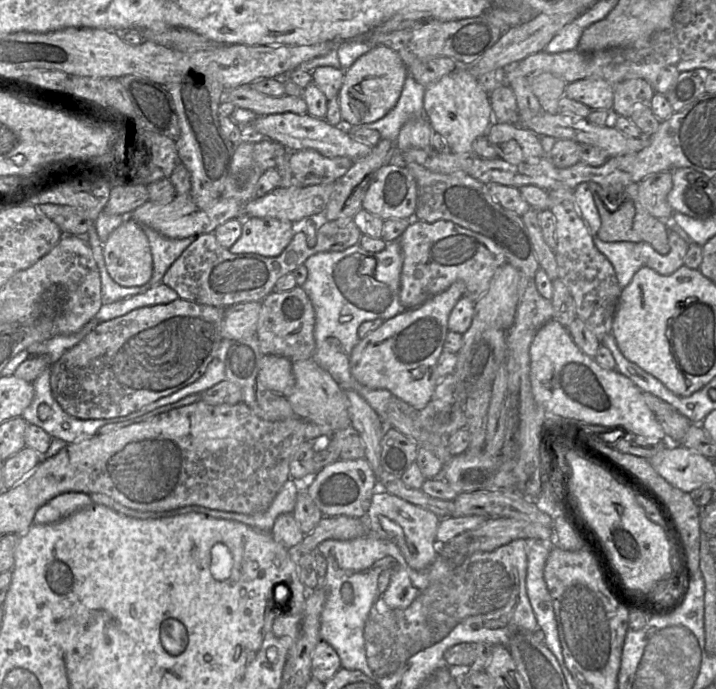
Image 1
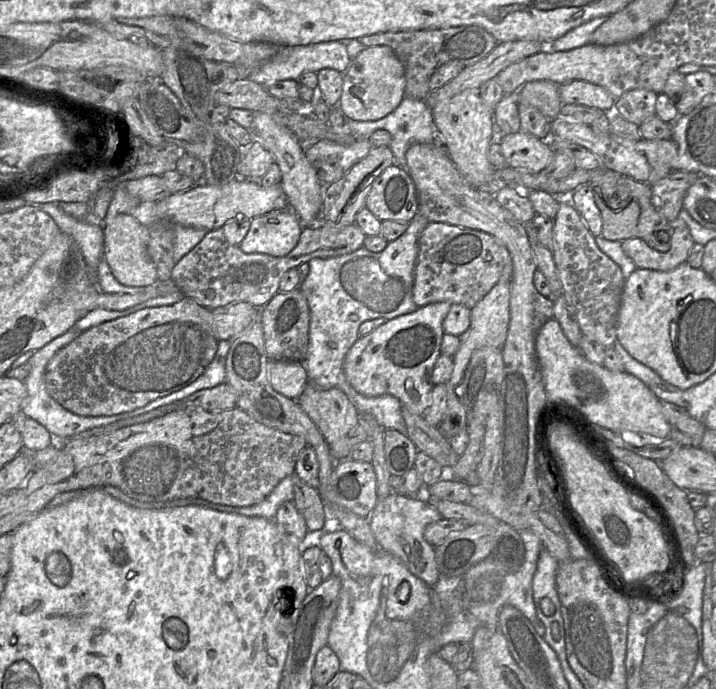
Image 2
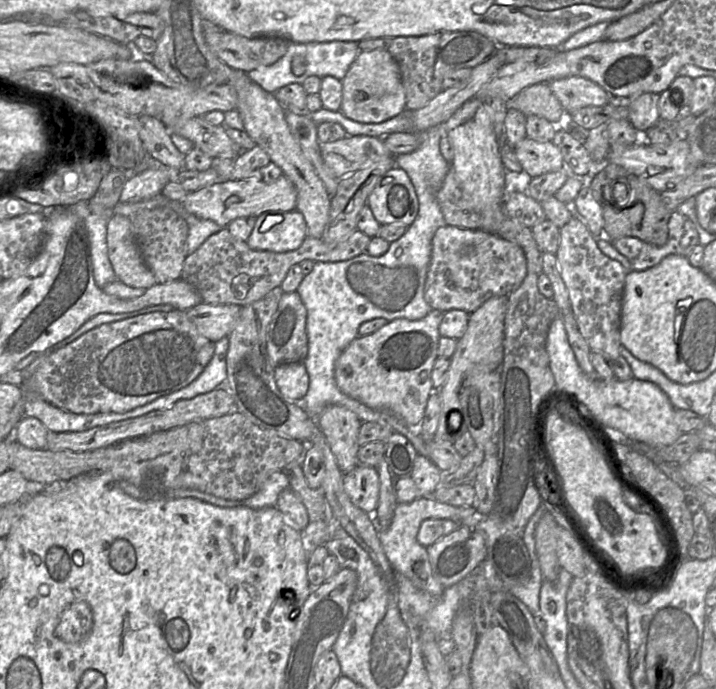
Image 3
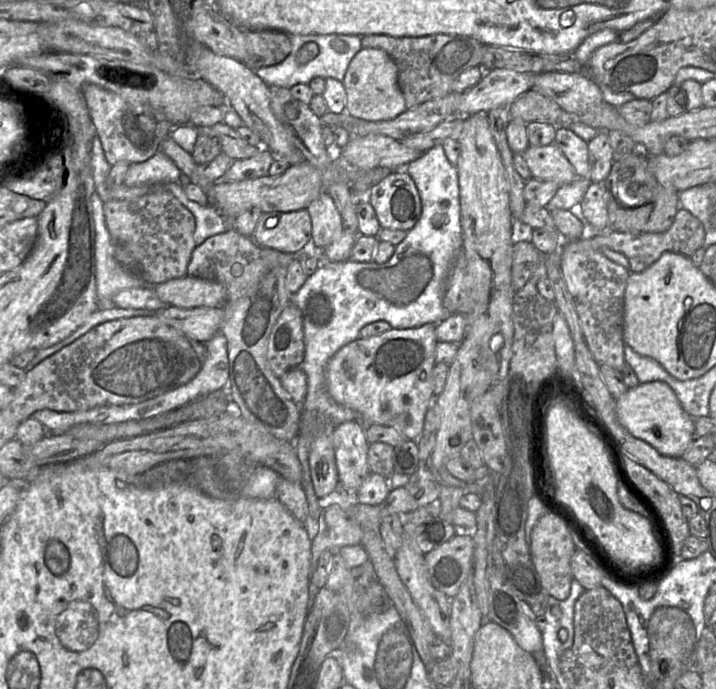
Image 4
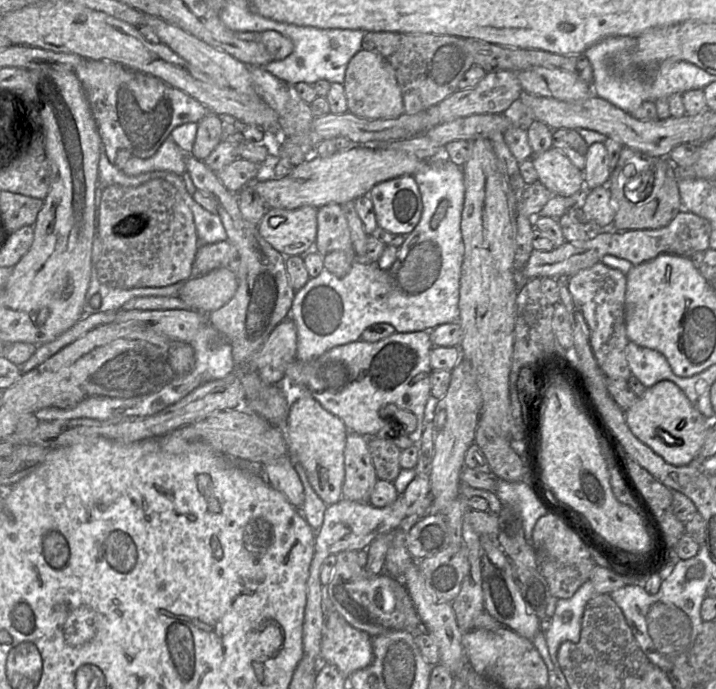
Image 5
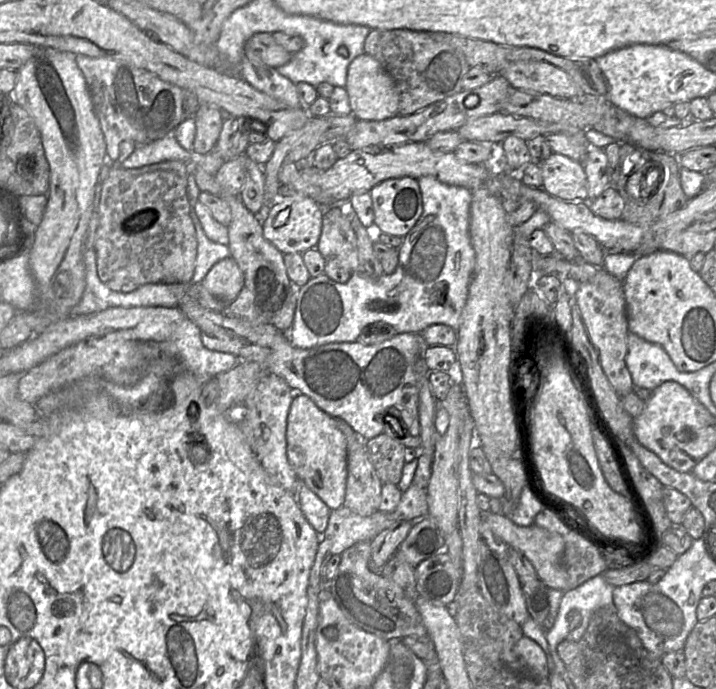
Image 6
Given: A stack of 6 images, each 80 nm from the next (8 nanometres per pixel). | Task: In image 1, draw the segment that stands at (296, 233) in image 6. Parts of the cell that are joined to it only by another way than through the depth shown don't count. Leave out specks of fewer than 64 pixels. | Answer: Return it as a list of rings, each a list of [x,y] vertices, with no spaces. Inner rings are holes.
[[[249,217],[242,220],[239,239],[229,248],[233,254],[258,254],[276,257],[288,246],[296,224],[276,218]]]

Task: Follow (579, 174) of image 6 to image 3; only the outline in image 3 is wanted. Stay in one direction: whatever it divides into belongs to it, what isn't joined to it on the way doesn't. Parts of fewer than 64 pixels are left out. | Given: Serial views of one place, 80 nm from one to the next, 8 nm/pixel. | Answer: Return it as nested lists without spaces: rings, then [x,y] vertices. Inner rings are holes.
[[[526,136],[514,146],[514,151],[523,170],[532,178],[564,167],[563,155],[552,141],[537,141]]]

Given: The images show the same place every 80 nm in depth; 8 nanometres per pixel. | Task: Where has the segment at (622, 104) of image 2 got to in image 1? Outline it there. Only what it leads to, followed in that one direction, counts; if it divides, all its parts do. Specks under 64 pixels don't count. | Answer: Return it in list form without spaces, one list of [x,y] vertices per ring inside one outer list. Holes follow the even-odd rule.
[[[644,79],[622,81],[614,86],[613,109],[619,116],[630,118],[637,107],[650,106],[655,93],[652,85]]]

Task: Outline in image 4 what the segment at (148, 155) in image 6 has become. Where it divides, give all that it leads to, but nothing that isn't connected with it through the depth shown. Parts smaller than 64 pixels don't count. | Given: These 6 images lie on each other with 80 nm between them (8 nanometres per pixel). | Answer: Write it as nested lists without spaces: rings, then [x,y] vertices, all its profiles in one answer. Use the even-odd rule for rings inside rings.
[[[158,151],[153,157],[142,163],[132,163],[127,171],[124,185],[137,187],[152,183],[178,182],[181,171],[163,152]]]

